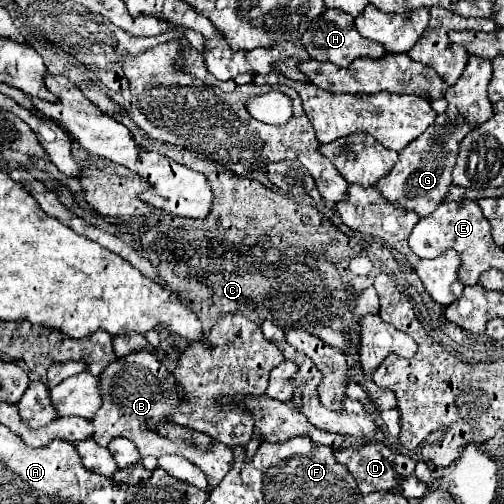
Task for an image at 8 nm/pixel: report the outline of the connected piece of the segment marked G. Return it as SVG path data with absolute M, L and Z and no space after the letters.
M468 55L468 63L456 81L454 87L446 91L448 99L448 111L436 121L404 151L400 151L398 163L394 169L376 183L380 193L390 199L392 203L416 211L420 217L426 217L432 213L442 199L448 193L448 187L452 185L452 167L456 165L458 145L460 141L480 123L488 121L492 113L492 103L488 99L488 83L492 79L492 63L488 59L478 59L476 55Z

